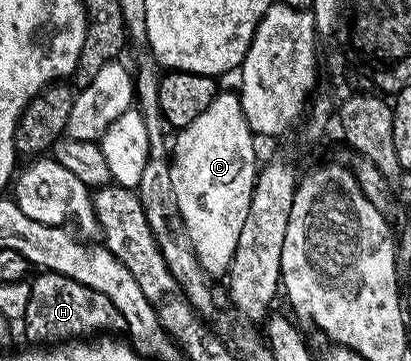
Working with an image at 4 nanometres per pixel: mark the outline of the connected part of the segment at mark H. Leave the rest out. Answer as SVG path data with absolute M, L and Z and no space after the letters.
M40 270L38 274L36 279L30 280L29 305L21 321L21 327L31 342L28 344L58 345L100 333L119 333L126 328L125 317L121 317L117 305L113 305L105 293L97 293L97 289L89 289L89 285L81 285L81 281L73 281L73 277L65 277L56 271Z

